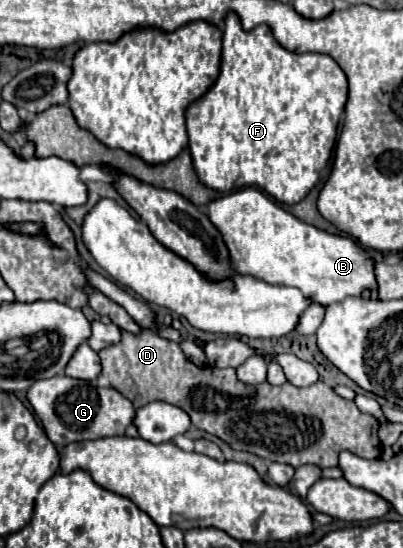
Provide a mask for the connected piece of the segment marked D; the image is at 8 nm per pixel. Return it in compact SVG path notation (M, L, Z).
M141 327L139 335L133 335L121 329L121 341L111 345L99 353L101 373L97 375L97 385L111 387L127 397L135 409L151 403L165 401L179 409L183 409L193 425L201 431L217 435L233 449L249 451L253 455L261 455L267 461L287 463L291 467L301 465L319 465L319 467L337 467L339 451L351 451L363 459L377 459L381 455L381 441L377 437L379 421L373 415L361 413L357 405L349 399L339 397L333 387L327 383L313 383L309 387L295 387L291 383L283 383L281 387L273 387L271 383L247 385L241 383L235 375L235 369L219 369L219 367L197 367L193 361L185 357L181 347L175 341L163 339L155 327Z

